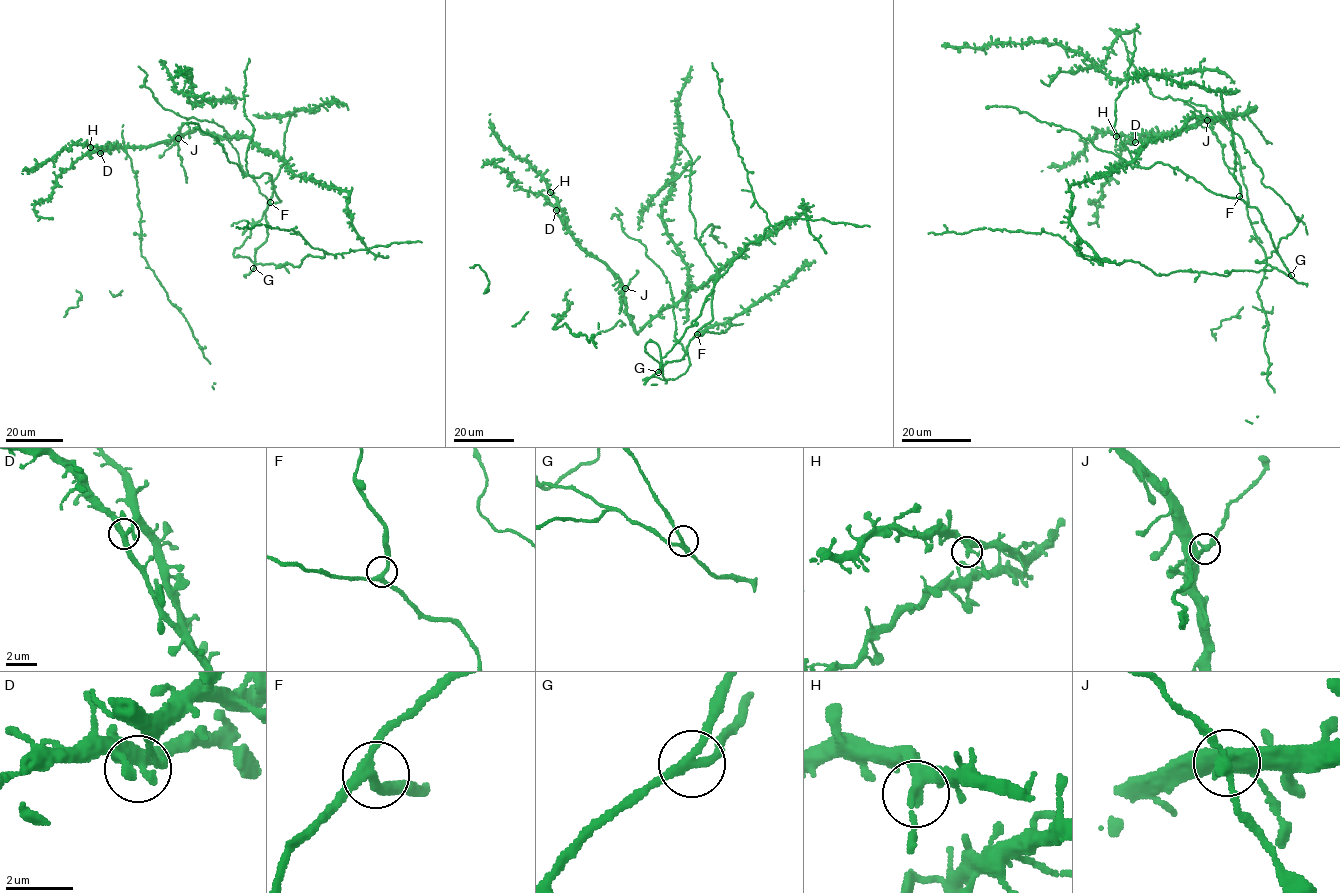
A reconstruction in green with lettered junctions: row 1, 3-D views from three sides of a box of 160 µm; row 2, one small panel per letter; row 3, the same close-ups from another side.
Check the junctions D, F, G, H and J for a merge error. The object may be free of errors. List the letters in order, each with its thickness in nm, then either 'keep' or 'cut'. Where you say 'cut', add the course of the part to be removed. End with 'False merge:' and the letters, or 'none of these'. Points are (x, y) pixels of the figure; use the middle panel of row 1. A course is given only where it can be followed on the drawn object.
D: calibre 360 nm; keep
F: calibre 280 nm; keep
G: calibre 240 nm; keep
H: calibre 260 nm; keep
J: calibre 280 nm; keep
False merge: none of these

